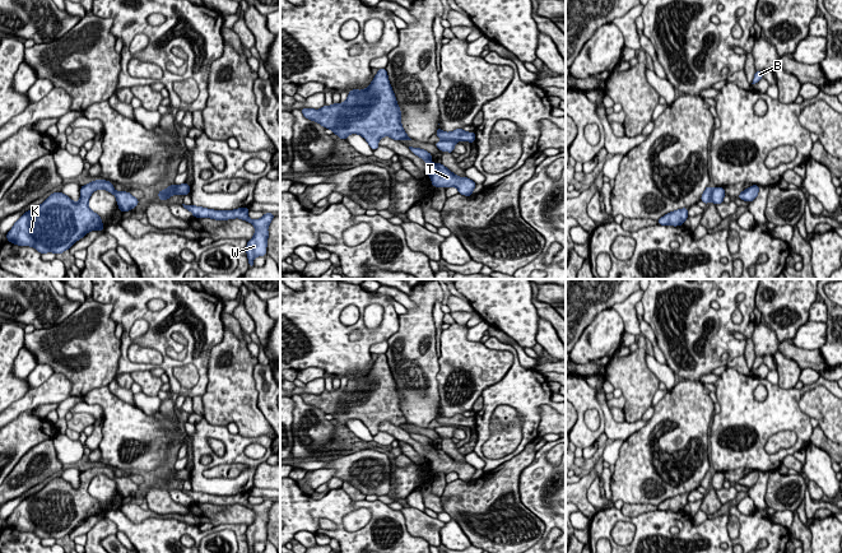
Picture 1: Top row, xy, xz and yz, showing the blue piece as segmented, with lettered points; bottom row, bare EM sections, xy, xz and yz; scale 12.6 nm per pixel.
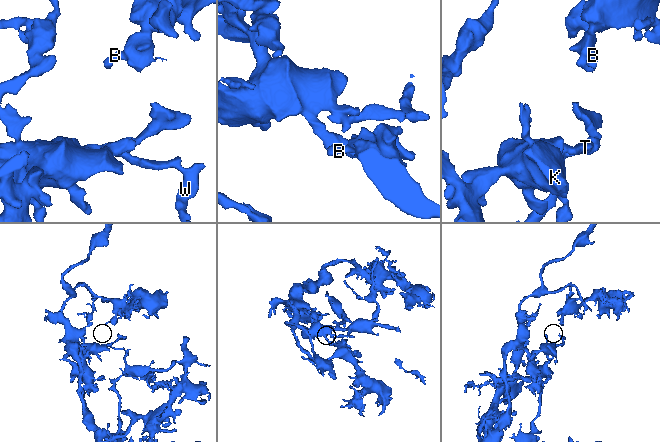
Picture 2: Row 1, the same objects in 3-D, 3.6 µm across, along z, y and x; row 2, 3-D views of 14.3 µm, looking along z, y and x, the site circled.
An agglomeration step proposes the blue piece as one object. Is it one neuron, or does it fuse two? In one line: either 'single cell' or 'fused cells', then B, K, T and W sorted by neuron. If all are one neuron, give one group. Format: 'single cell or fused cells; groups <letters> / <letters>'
fused cells; groups B K T / W

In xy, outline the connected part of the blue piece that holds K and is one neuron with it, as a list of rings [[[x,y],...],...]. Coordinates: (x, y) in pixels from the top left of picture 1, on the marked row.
[[[96,180],[80,187],[80,199],[74,203],[69,196],[61,191],[51,194],[41,205],[25,212],[6,233],[9,242],[18,246],[31,246],[38,252],[62,254],[69,250],[78,240],[83,238],[90,231],[104,231],[101,217],[92,212],[88,206],[90,195],[99,189],[104,189],[113,194],[117,200],[118,209],[127,212],[139,204],[139,199],[130,192],[116,191],[110,181]]]

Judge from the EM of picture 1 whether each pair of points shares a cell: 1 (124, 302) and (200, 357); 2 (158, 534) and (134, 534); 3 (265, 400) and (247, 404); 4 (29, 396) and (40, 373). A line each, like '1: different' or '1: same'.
1: same
2: same
3: different
4: different

